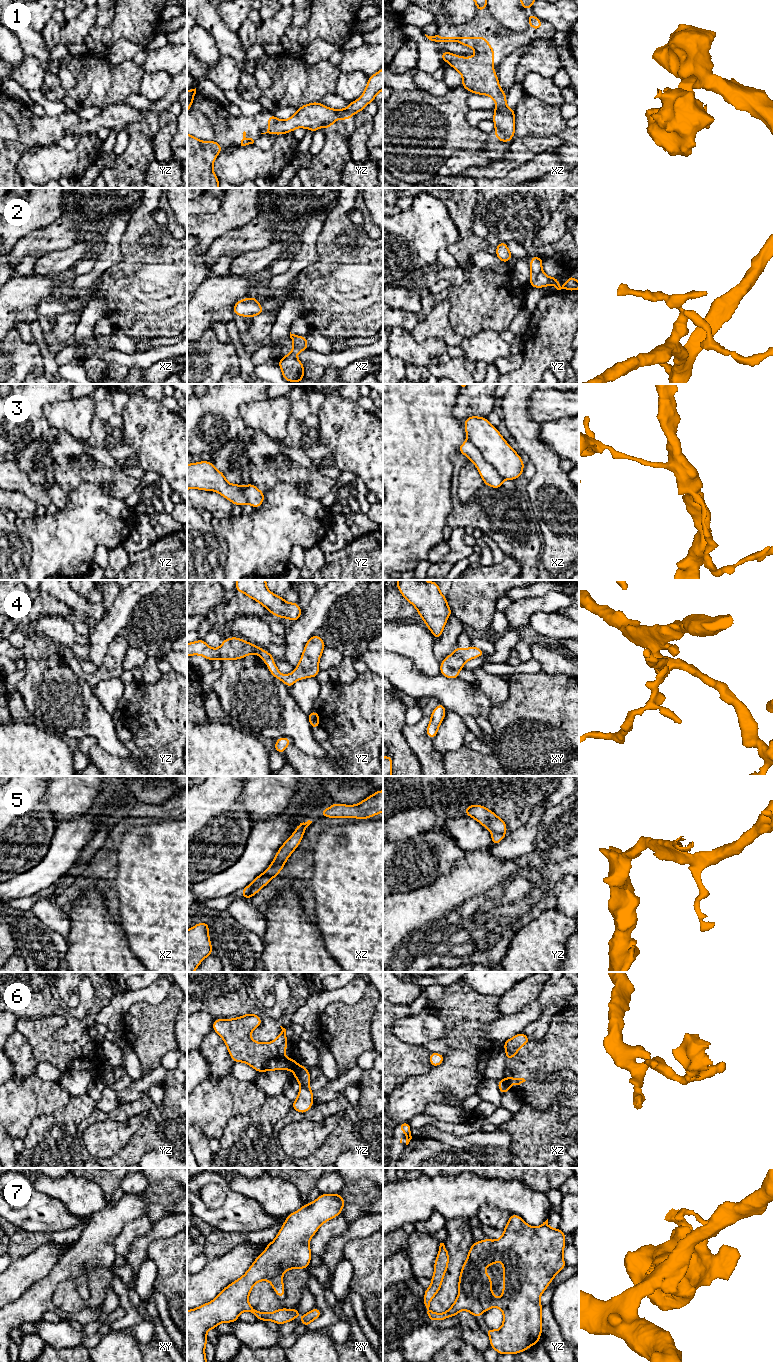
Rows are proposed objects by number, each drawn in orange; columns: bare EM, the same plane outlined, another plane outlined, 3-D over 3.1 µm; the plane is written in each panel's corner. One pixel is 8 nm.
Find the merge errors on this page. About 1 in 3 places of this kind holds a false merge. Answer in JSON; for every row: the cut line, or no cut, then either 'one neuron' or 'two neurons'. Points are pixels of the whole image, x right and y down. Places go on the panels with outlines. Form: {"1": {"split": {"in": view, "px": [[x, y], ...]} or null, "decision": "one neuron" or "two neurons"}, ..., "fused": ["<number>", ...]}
{"1": {"split": null, "decision": "one neuron"}, "2": {"split": {"in": "yz", "px": [[541, 270], [531, 273]]}, "decision": "two neurons"}, "3": {"split": {"in": "xz", "px": [[467, 440], [496, 469], [503, 479]]}, "decision": "two neurons"}, "4": {"split": {"in": "xy", "px": [[458, 671], [444, 675]]}, "decision": "two neurons"}, "5": {"split": {"in": "xz", "px": [[284, 861], [270, 866]]}, "decision": "two neurons"}, "6": {"split": {"in": "yz", "px": [[299, 1065], [294, 1072]]}, "decision": "two neurons"}, "7": {"split": null, "decision": "one neuron"}, "fused": ["2", "3", "4", "5", "6"]}

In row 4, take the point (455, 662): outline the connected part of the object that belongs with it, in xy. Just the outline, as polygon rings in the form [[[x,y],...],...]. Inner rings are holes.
[[[471,645],[468,649],[462,649],[456,646],[454,652],[451,655],[445,657],[440,663],[440,674],[447,675],[449,673],[457,673],[464,664],[474,658],[482,657],[486,652],[480,648]]]

